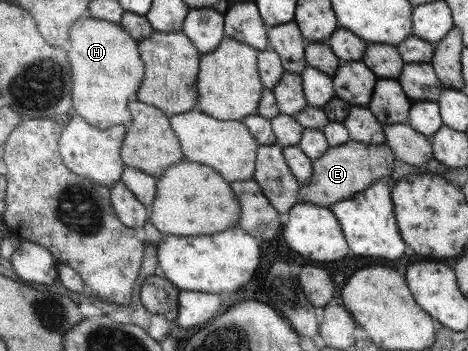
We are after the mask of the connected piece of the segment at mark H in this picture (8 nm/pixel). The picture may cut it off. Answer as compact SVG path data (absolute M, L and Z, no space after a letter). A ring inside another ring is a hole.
M88 16L78 19L68 31L64 50L73 60L73 108L89 125L98 129L111 128L115 125L126 129L132 124L132 114L128 112L129 96L135 97L140 83L144 80L144 61L140 59L139 44L122 30L120 25L96 20Z

